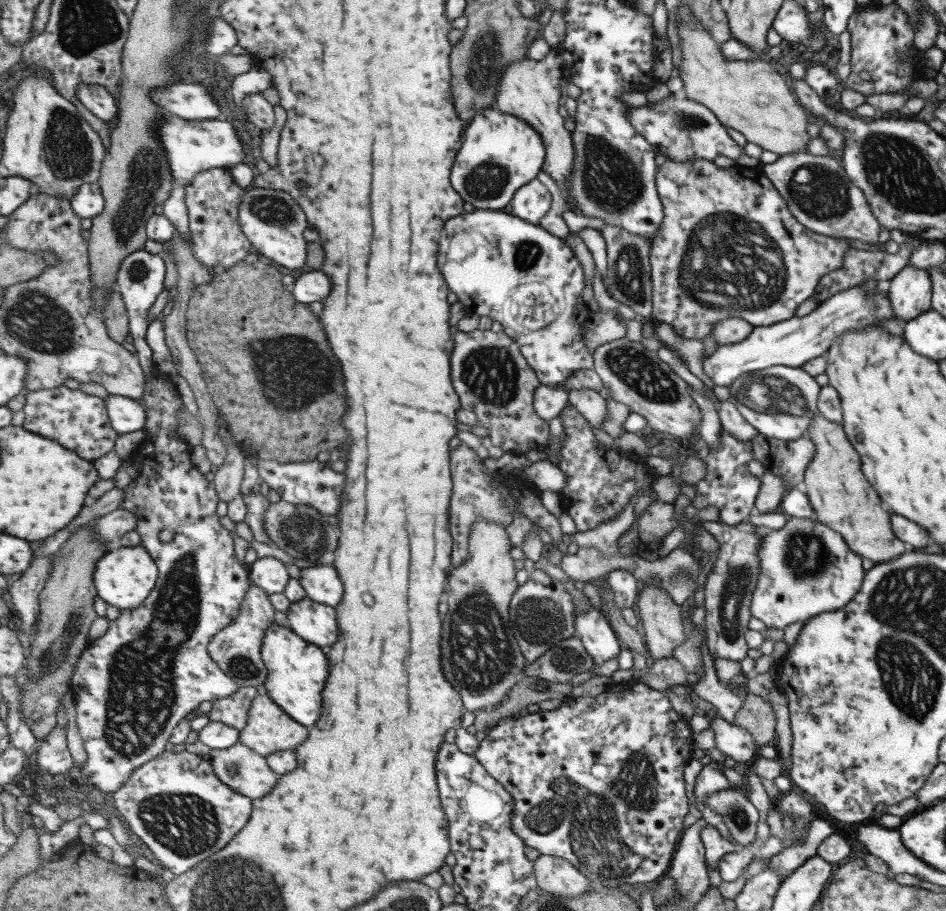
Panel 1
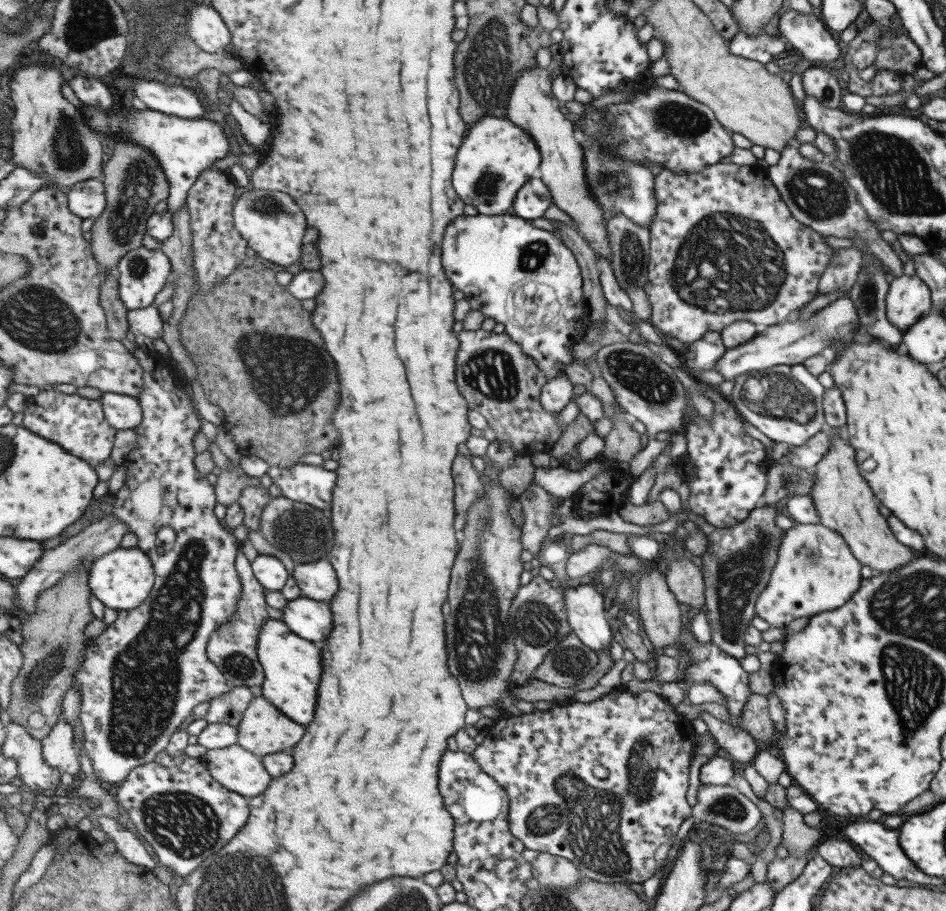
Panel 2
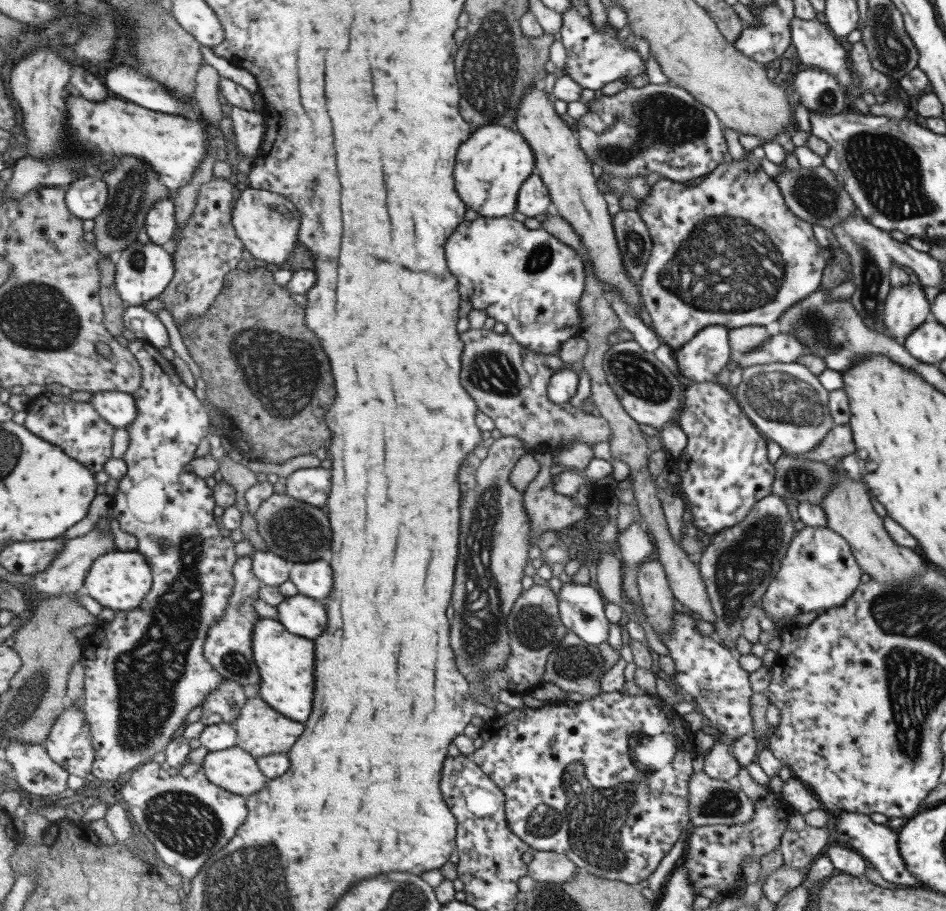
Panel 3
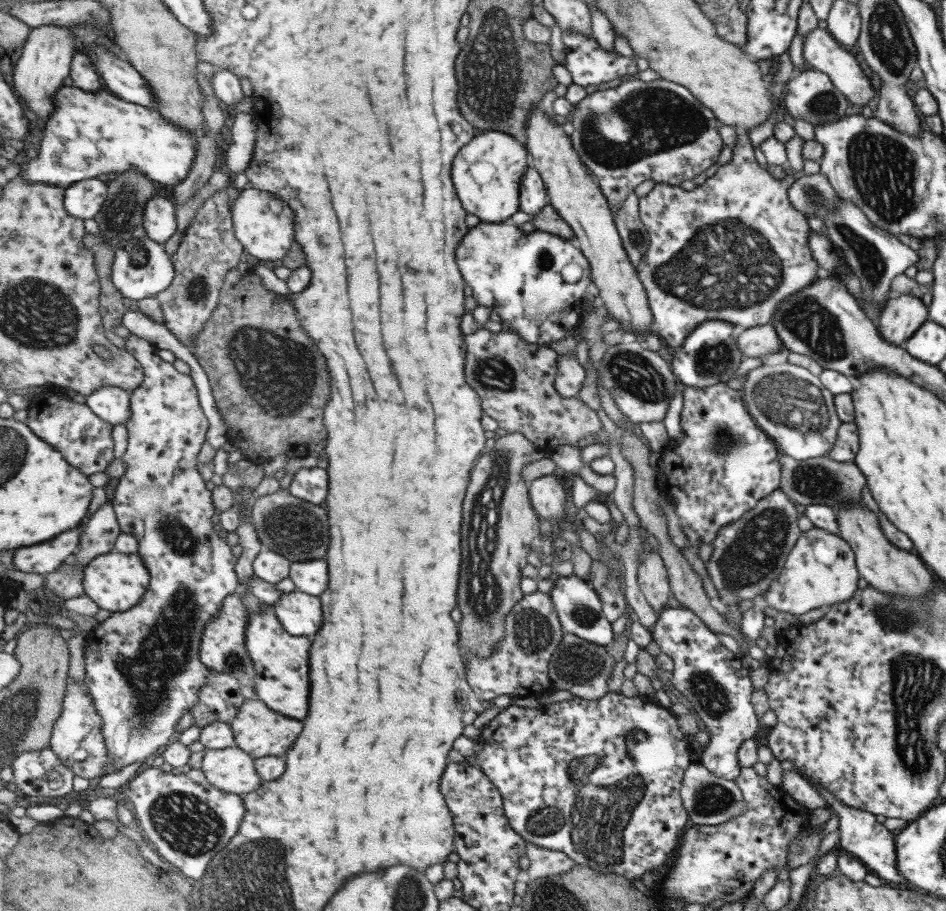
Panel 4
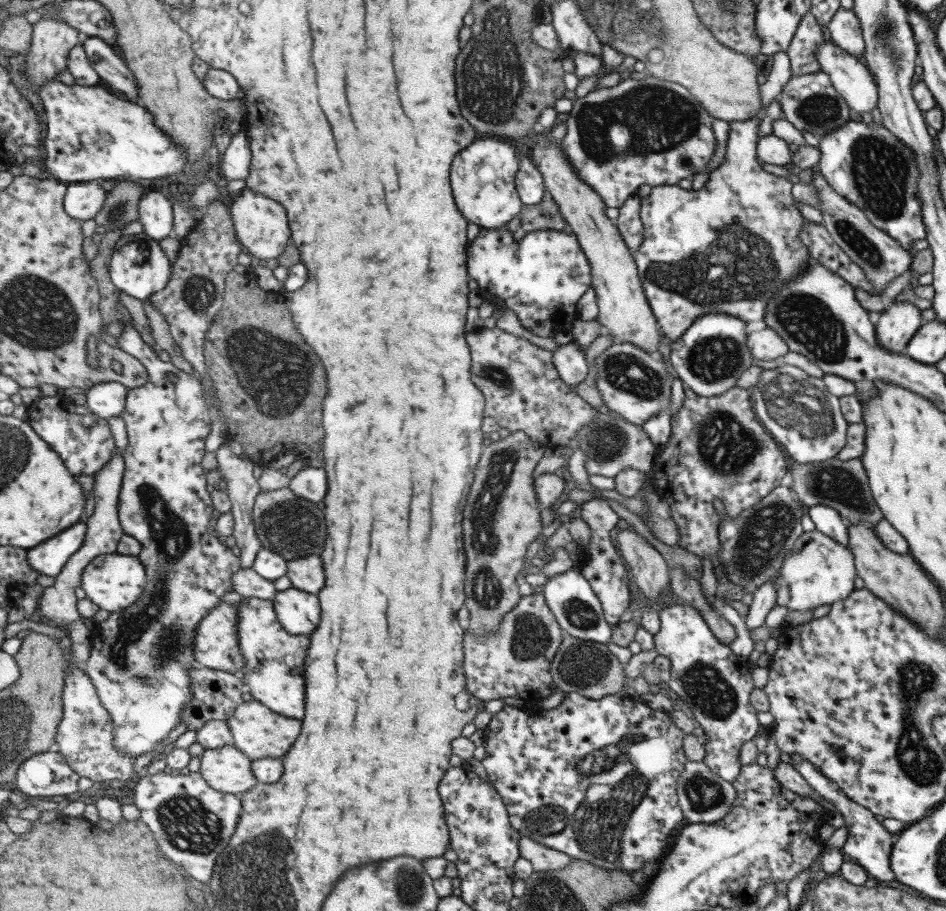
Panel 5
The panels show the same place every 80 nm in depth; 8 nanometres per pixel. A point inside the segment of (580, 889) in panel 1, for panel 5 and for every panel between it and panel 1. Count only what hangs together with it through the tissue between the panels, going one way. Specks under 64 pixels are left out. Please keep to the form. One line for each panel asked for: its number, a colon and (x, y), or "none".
2: (551, 871)
3: (546, 866)
4: (544, 863)
5: (543, 859)

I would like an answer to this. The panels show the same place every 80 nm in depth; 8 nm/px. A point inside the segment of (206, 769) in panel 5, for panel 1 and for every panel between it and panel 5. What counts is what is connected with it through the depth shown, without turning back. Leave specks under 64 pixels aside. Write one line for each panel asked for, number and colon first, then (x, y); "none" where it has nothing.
1: (246, 771)
2: (242, 771)
3: (235, 769)
4: (232, 769)

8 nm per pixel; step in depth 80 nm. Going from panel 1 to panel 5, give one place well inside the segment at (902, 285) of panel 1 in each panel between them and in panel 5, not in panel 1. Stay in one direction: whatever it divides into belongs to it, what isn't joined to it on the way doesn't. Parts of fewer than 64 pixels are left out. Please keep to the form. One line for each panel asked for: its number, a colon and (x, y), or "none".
2: (908, 299)
3: (905, 307)
4: (900, 316)
5: (895, 326)

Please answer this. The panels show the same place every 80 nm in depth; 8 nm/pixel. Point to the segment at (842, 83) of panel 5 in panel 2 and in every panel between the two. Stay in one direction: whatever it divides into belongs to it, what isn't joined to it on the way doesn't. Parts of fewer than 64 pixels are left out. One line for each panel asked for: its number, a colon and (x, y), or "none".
2: (806, 33)
3: (816, 47)
4: (820, 51)

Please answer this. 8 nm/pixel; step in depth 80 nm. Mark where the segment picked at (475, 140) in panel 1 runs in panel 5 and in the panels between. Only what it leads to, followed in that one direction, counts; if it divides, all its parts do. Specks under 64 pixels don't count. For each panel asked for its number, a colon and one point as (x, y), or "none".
2: (496, 161)
3: (493, 165)
4: (488, 174)
5: (485, 185)

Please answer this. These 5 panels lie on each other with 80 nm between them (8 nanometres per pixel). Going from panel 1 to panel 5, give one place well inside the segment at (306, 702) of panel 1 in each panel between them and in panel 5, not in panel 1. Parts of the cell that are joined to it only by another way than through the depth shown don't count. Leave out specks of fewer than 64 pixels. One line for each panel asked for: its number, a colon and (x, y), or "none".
2: (293, 666)
3: (288, 663)
4: (282, 661)
5: (276, 660)

